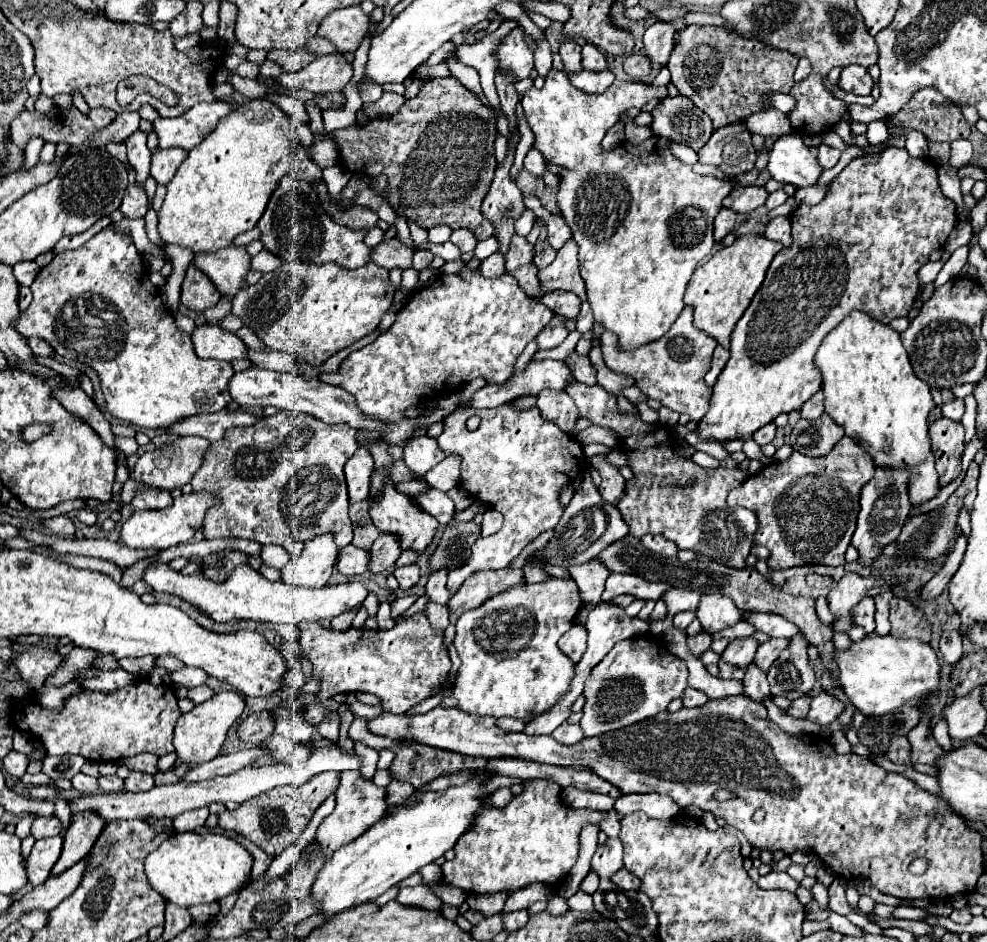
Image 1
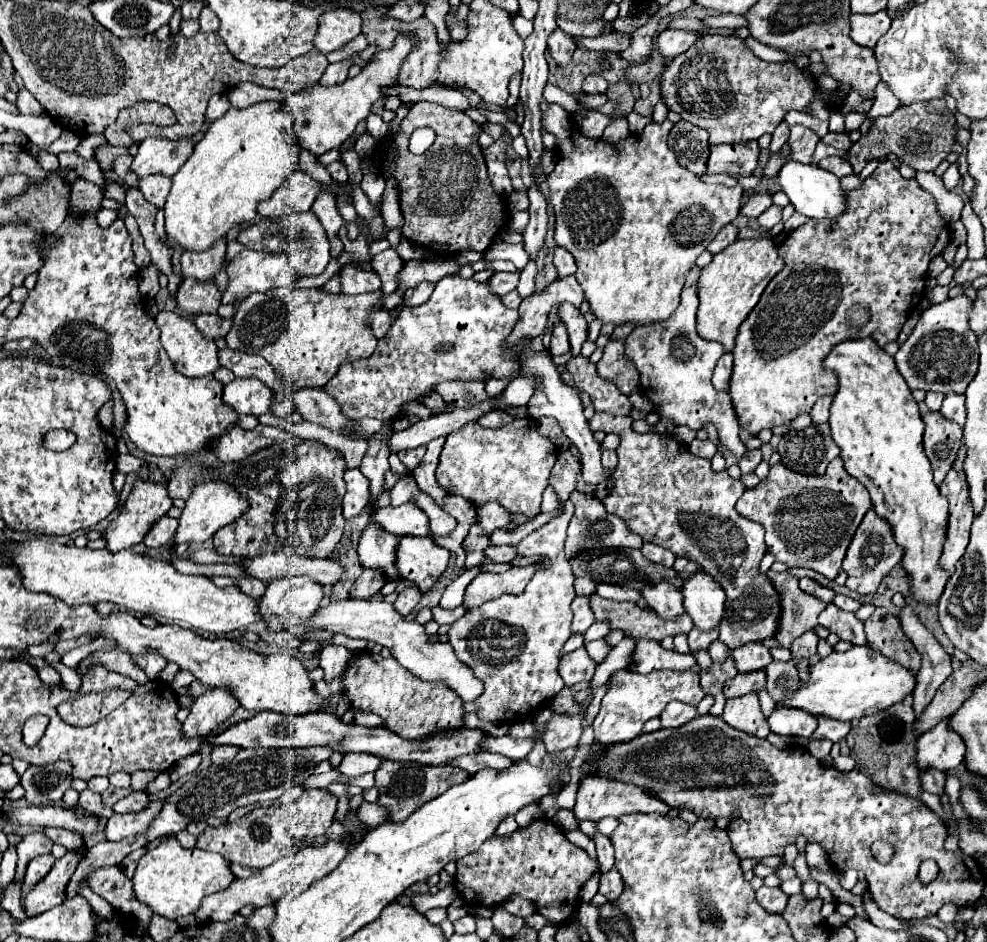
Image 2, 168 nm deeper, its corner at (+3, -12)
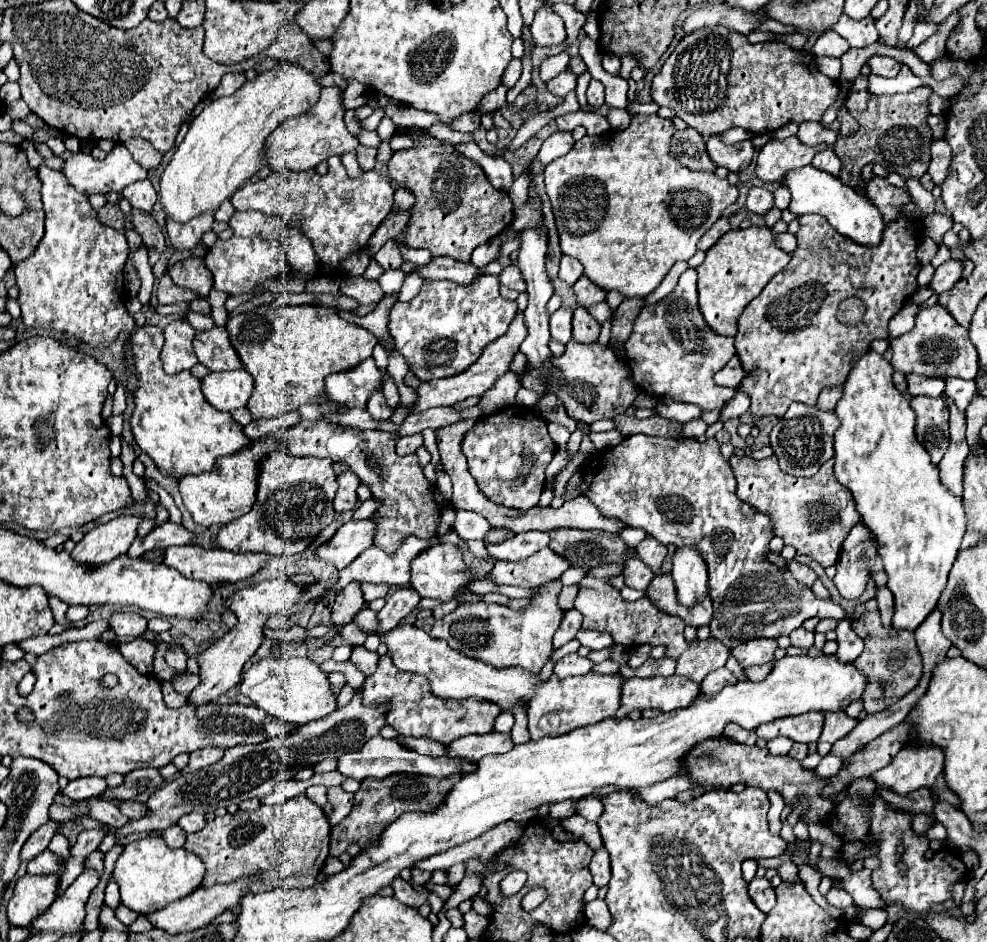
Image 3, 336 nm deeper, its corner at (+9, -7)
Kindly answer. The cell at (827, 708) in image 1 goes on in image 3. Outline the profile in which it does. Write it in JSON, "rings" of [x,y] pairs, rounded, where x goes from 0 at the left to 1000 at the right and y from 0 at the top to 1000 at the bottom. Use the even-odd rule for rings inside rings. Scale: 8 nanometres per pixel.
{"rings":[[[837,756],[835,758],[835,773],[831,779],[829,788],[839,788],[845,790],[847,786],[851,786],[853,781],[857,781],[859,777],[863,777],[863,773],[869,769],[869,764],[857,760],[857,756]]]}

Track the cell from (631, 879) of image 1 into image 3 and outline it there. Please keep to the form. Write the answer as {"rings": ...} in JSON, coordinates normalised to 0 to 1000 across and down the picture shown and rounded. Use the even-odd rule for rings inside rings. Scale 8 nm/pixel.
{"rings":[[[612,900],[602,907],[602,911],[598,915],[598,926],[600,926],[602,938],[606,943],[610,943],[610,941],[616,938],[618,928],[620,928],[620,921],[618,921],[618,909],[616,909],[616,904]]]}

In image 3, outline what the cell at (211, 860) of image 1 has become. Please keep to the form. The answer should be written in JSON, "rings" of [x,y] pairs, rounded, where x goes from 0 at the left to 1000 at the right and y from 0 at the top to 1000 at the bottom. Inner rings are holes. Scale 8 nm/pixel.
{"rings":[[[148,887],[144,892],[128,896],[126,904],[122,907],[116,919],[116,932],[122,938],[124,960],[128,960],[140,970],[160,968],[168,960],[190,951],[193,947],[205,941],[207,928],[209,919],[203,913],[203,909],[197,909],[186,900],[174,902],[160,887]]]}

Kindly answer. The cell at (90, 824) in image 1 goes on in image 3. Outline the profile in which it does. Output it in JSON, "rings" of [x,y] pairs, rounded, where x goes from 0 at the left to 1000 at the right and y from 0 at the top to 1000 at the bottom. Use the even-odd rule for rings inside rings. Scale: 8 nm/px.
{"rings":[[[24,928],[14,941],[14,949],[8,958],[8,977],[14,983],[30,983],[30,977],[57,955],[59,930]]]}

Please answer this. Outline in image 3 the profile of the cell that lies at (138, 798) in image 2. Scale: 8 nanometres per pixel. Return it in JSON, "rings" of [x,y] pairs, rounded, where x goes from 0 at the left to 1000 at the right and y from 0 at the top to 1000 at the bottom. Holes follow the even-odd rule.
{"rings":[[[132,849],[132,851],[122,851],[120,858],[122,858],[122,862],[124,862],[128,868],[132,868],[132,870],[142,868],[142,866],[148,864],[148,856],[146,856],[144,851],[134,851],[134,849]]]}

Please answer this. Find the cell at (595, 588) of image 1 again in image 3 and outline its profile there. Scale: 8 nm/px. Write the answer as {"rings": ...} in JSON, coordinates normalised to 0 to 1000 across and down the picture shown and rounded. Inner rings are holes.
{"rings":[[[584,645],[573,648],[569,662],[567,662],[565,671],[561,673],[561,688],[567,688],[573,682],[578,682],[584,675],[584,671],[588,669],[588,665],[590,665],[590,652],[586,652]]]}

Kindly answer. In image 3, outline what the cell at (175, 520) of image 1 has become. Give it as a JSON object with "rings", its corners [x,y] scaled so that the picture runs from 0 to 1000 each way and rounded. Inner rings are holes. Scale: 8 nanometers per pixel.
{"rings":[[[274,467],[257,471],[257,476],[235,482],[235,484],[225,484],[219,488],[217,501],[205,501],[197,505],[186,505],[182,510],[182,524],[186,531],[188,541],[193,541],[195,552],[201,558],[213,561],[221,556],[231,556],[243,548],[247,548],[255,535],[259,533],[259,503],[261,503],[261,488],[265,484],[274,482],[276,478],[288,478],[286,471],[274,471]],[[205,522],[205,524],[203,524]]]}

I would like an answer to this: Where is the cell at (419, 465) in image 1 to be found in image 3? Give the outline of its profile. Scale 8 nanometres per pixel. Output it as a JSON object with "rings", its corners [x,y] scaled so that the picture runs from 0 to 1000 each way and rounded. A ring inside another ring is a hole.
{"rings":[[[426,461],[405,463],[405,465],[401,467],[401,482],[403,482],[403,484],[419,482],[419,480],[421,480],[426,473],[428,473],[428,463],[426,463]]]}

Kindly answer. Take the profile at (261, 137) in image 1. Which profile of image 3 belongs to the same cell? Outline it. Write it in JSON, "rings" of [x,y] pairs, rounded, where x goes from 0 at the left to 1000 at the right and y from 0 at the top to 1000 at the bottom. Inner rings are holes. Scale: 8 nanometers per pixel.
{"rings":[[[286,66],[278,74],[263,79],[257,87],[249,87],[235,102],[219,104],[197,125],[188,146],[178,157],[172,174],[166,178],[162,189],[162,217],[168,229],[180,238],[188,238],[207,225],[219,225],[223,217],[237,208],[259,183],[270,178],[270,146],[280,134],[296,123],[308,121],[324,102],[322,85],[304,70]]]}

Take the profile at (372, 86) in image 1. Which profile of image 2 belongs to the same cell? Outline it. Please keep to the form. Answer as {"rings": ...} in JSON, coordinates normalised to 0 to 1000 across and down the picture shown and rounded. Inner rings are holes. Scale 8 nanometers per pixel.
{"rings":[[[373,122],[371,124],[371,131],[373,131],[373,141],[379,145],[379,148],[383,148],[383,150],[387,150],[389,145],[391,145],[391,139],[393,139],[393,133],[387,128],[387,124],[383,124],[383,122]]]}

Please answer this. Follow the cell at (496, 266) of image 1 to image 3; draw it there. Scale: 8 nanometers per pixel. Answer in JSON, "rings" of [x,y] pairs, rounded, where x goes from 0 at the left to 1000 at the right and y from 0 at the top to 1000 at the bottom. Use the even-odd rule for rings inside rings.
{"rings":[[[517,280],[517,282],[513,282],[509,289],[507,289],[507,301],[509,304],[515,304],[515,306],[519,306],[519,308],[525,308],[525,310],[529,310],[533,304],[531,304],[531,297],[529,297],[529,293],[527,293],[527,289],[525,289],[525,285],[521,282],[521,280]]]}

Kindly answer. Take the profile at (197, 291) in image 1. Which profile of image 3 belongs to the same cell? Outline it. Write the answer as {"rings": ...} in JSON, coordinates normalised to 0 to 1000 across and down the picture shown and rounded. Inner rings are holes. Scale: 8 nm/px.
{"rings":[[[188,274],[178,278],[170,291],[174,293],[178,304],[184,304],[188,308],[195,308],[203,316],[211,316],[211,310],[215,308],[215,289],[209,285],[205,274]]]}

